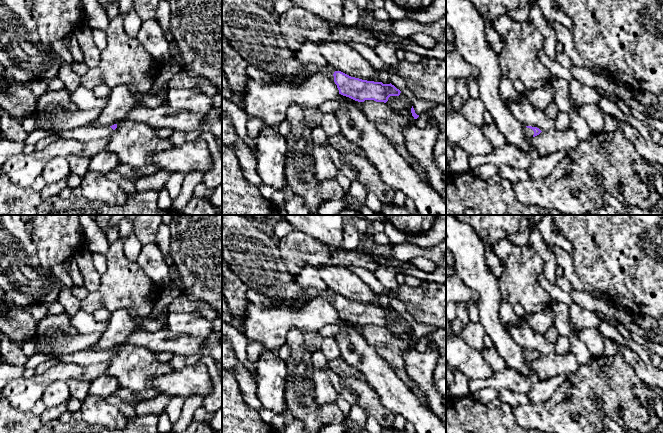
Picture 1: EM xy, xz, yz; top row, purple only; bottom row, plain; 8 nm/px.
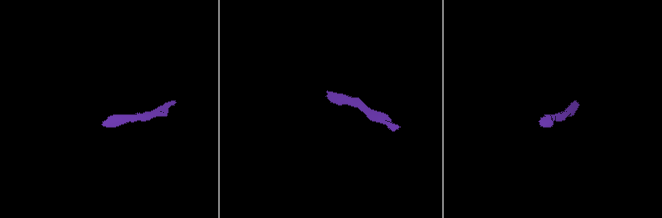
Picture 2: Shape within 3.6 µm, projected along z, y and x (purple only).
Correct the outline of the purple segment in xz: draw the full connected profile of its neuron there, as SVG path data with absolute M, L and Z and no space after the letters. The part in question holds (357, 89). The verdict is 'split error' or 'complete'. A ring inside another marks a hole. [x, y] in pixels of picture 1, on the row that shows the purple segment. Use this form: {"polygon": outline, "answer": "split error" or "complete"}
{"polygon": "M306 64L304 65L304 71L300 73L295 80L290 80L288 78L279 78L267 74L265 74L264 80L268 83L275 84L301 84L307 78L317 73L333 75L334 82L339 90L339 94L349 97L358 102L364 102L365 100L374 100L376 102L386 103L390 96L399 96L401 93L401 91L391 83L383 84L382 82L367 81L351 77L341 71L334 70L329 65L319 66L315 64Z", "answer": "split error"}

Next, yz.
{"polygon": "M525 126L525 135L528 139L539 135L542 131L537 127Z", "answer": "split error"}

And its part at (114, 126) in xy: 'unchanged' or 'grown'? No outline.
grown

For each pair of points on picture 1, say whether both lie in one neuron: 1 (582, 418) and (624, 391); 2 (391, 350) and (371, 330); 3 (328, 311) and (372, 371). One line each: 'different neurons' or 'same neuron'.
1: same neuron
2: same neuron
3: different neurons

